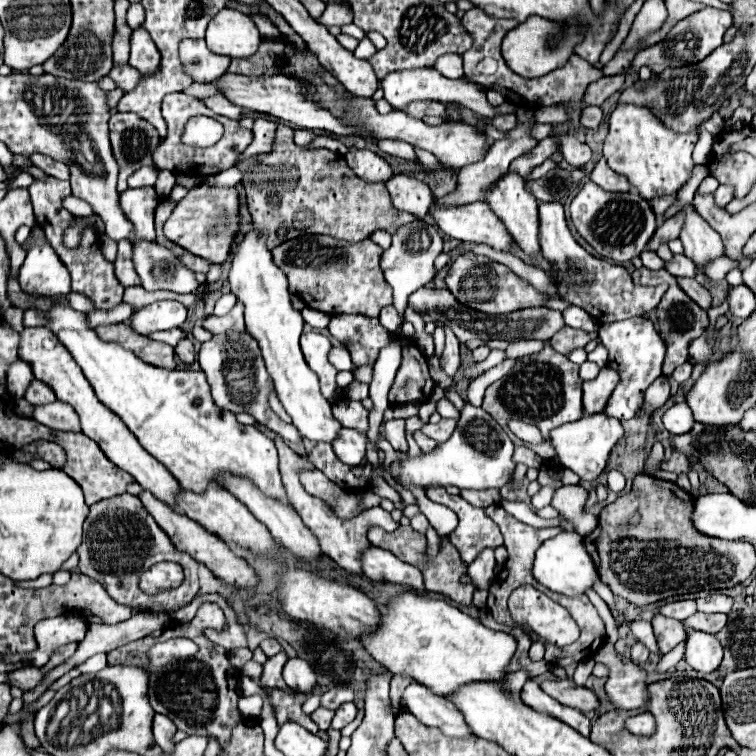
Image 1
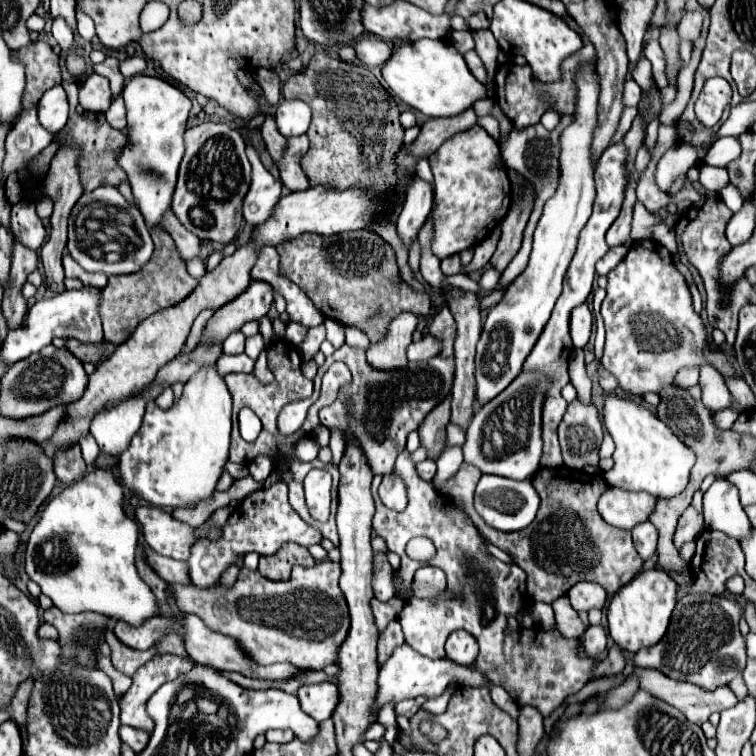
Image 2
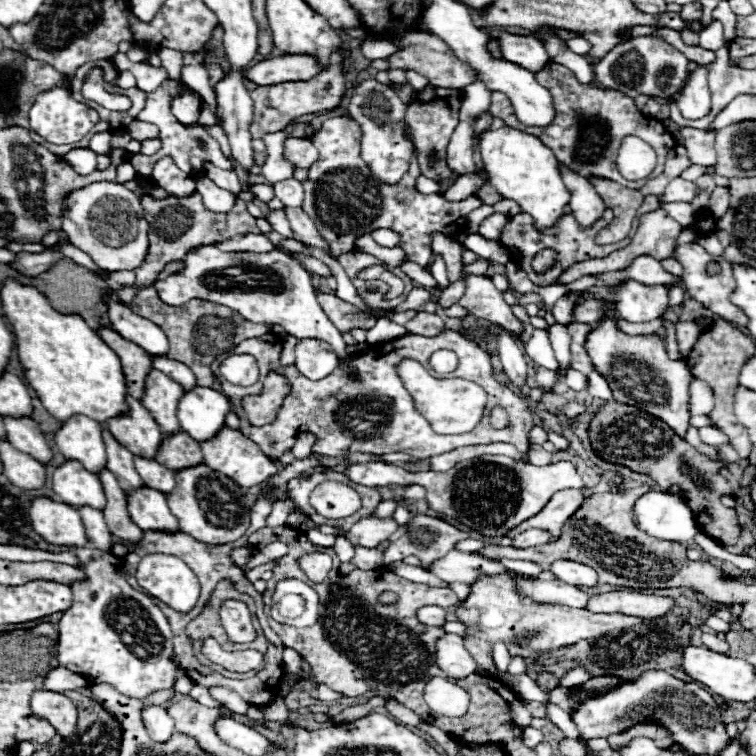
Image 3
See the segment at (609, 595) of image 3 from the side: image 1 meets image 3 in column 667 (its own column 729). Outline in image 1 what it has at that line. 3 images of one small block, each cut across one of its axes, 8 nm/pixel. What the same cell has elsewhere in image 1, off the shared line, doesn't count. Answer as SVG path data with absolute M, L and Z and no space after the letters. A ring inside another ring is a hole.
M718 594L718 596L708 596L708 598L698 598L698 610L700 612L722 612L730 614L732 610L732 598Z

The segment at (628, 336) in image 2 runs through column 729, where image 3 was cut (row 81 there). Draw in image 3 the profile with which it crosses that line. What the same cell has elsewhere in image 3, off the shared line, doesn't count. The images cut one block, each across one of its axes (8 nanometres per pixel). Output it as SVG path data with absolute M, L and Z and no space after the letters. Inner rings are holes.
M364 80L354 86L354 92L348 102L348 112L350 112L350 118L360 124L362 158L364 162L368 162L372 176L384 184L400 182L402 174L410 166L410 154L414 146L412 142L406 142L402 138L402 120L406 114L406 104L388 86L376 80Z

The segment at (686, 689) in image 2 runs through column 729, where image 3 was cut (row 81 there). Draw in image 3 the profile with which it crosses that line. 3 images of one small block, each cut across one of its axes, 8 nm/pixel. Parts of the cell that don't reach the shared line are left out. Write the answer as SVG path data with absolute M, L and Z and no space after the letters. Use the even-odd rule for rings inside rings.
M698 66L680 96L676 98L678 110L686 120L698 120L710 114L710 88L708 88L708 66Z

